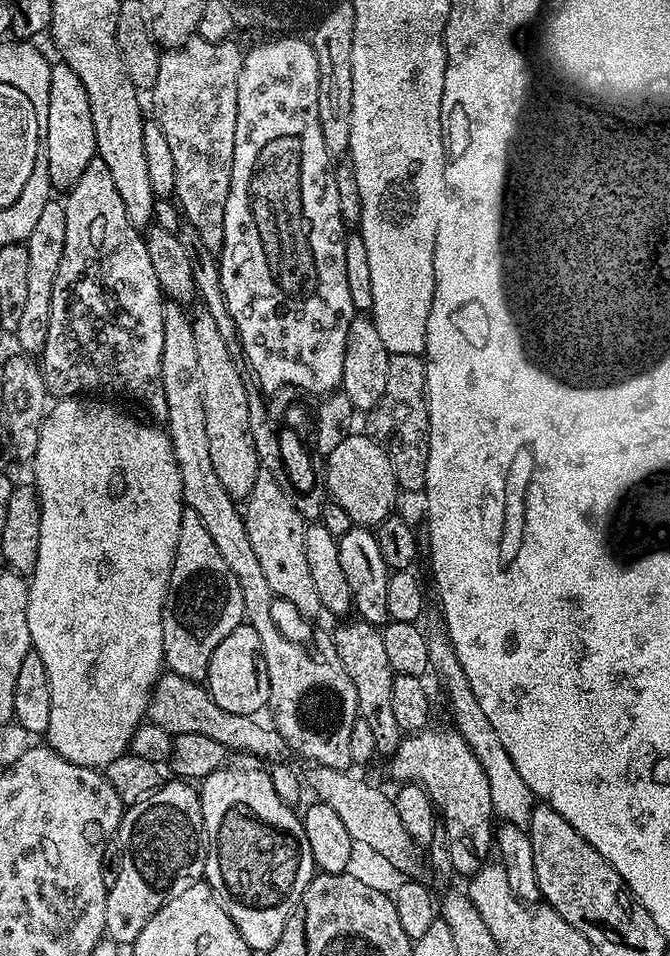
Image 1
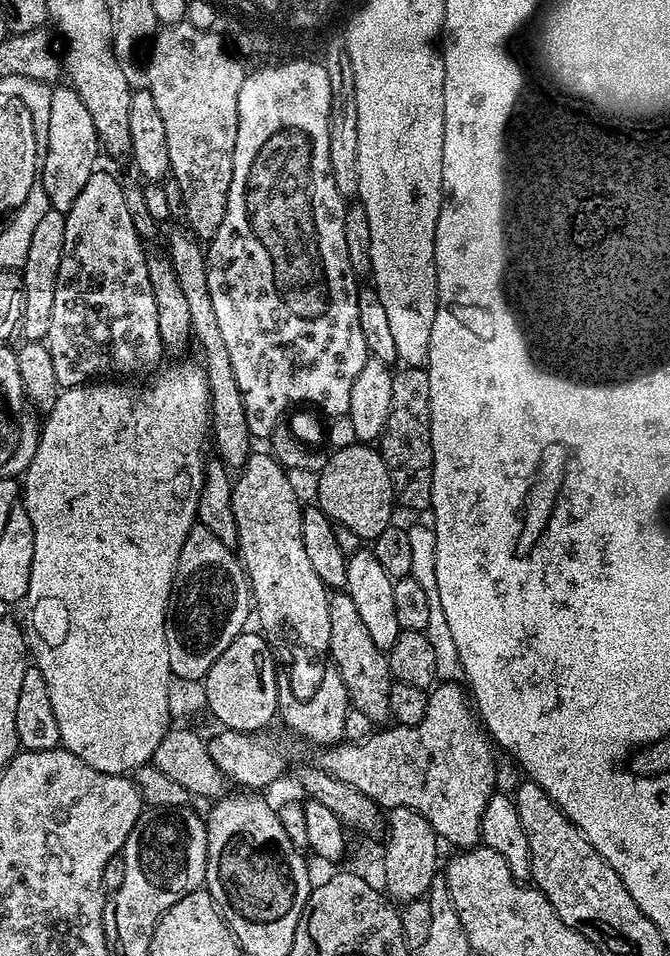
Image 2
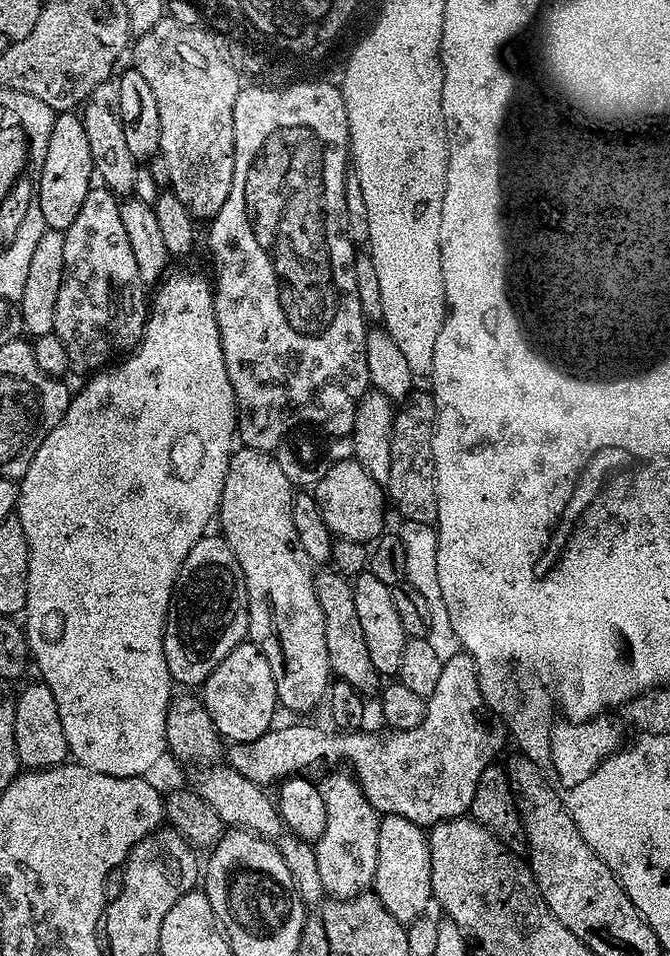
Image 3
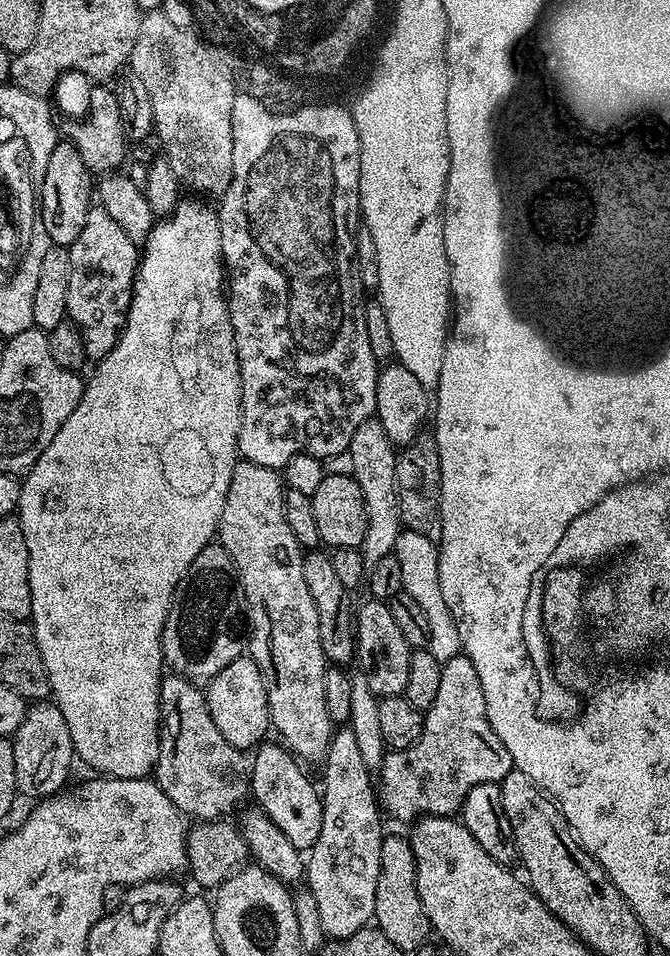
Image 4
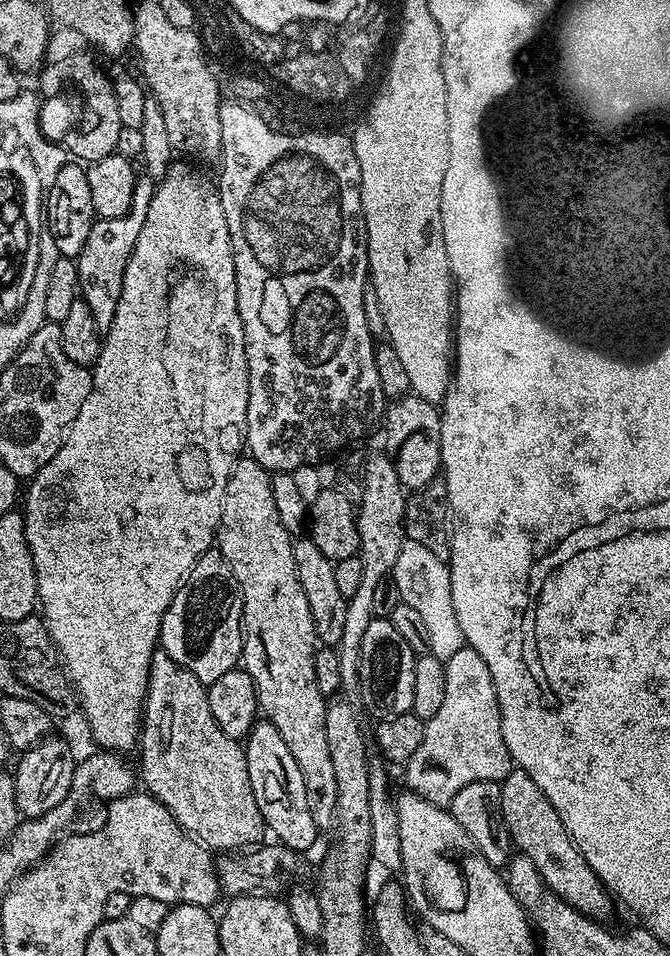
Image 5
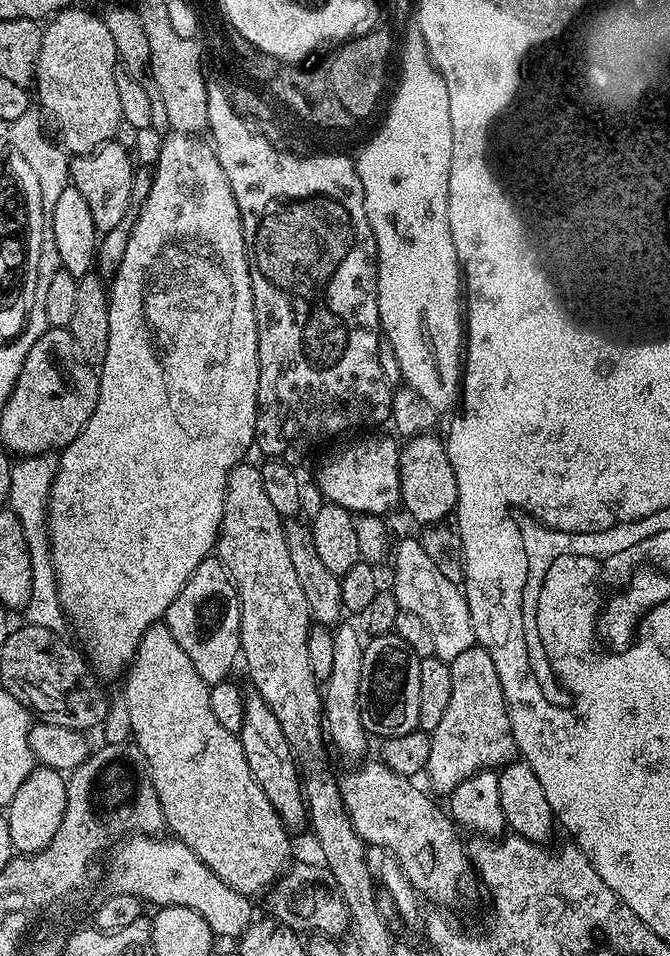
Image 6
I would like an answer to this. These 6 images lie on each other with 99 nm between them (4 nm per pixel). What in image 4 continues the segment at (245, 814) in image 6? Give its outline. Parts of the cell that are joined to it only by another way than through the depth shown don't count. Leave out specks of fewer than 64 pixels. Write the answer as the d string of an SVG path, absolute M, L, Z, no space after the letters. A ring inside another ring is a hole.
M168 674L161 679L160 682L160 745L158 746L158 758L156 759L156 767L154 769L154 779L158 787L166 794L166 798L170 798L170 802L174 802L181 814L191 818L193 816L196 822L214 821L221 818L231 817L230 814L247 797L250 792L250 764L246 759L245 753L239 748L230 746L230 742L226 742L226 738L222 738L222 734L218 731L218 726L214 726L214 718L210 718L210 710L208 709L207 695L192 681L187 680L184 676Z

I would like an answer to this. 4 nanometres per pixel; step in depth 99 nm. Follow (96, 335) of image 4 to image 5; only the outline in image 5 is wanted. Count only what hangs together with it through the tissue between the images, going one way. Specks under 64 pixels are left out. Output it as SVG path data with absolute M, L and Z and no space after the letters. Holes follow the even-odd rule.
M147 178L137 179L132 205L127 214L118 218L93 220L90 234L86 238L86 246L82 246L79 256L75 257L78 270L78 296L90 308L97 329L108 329L114 318L114 310L118 310L122 278L126 274L130 254L138 242L138 234L142 234L142 222L146 222L146 210L150 210L150 202L155 193L156 184L153 181Z

